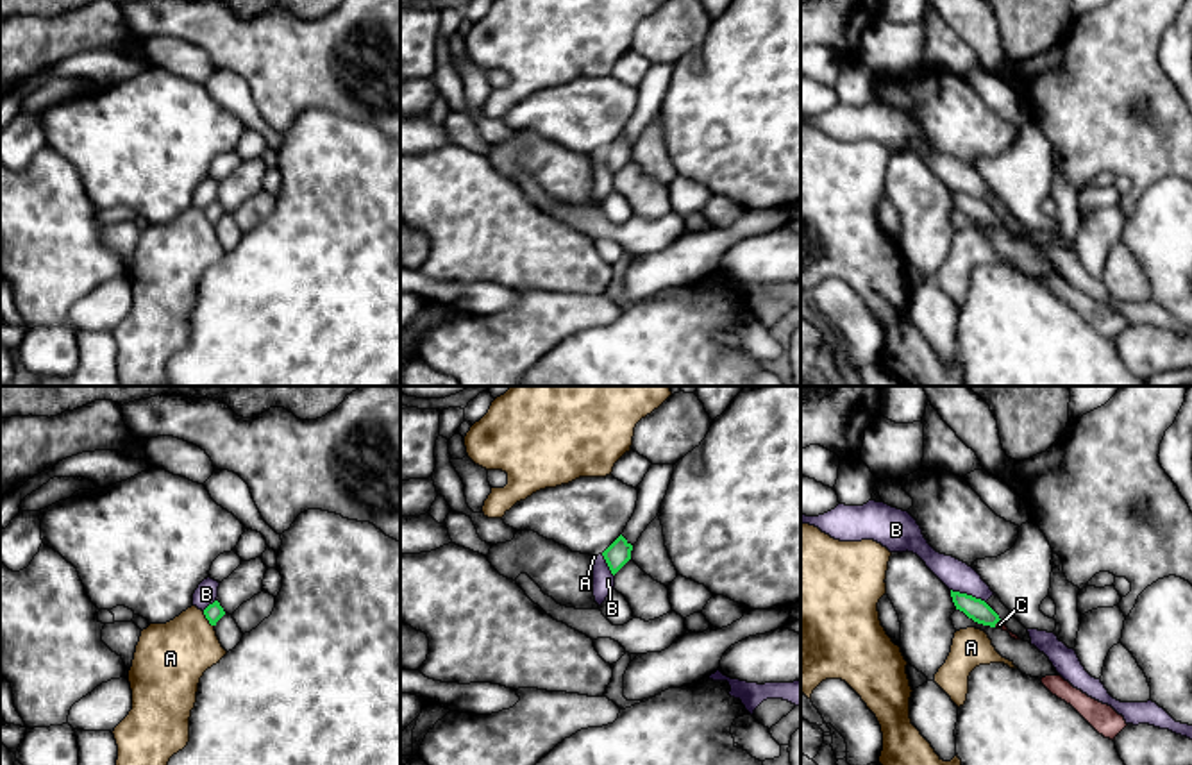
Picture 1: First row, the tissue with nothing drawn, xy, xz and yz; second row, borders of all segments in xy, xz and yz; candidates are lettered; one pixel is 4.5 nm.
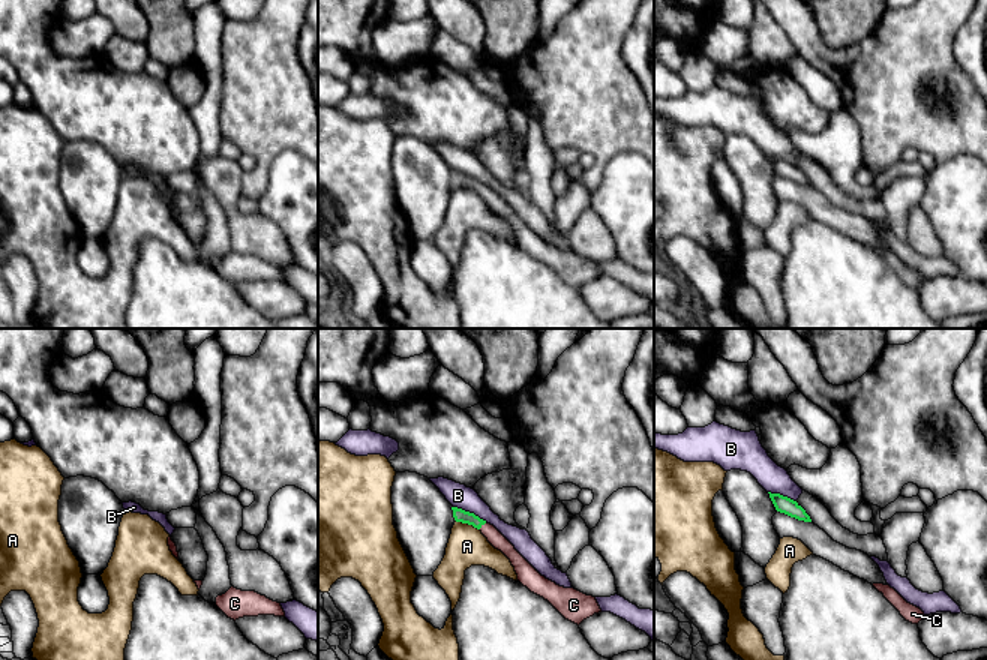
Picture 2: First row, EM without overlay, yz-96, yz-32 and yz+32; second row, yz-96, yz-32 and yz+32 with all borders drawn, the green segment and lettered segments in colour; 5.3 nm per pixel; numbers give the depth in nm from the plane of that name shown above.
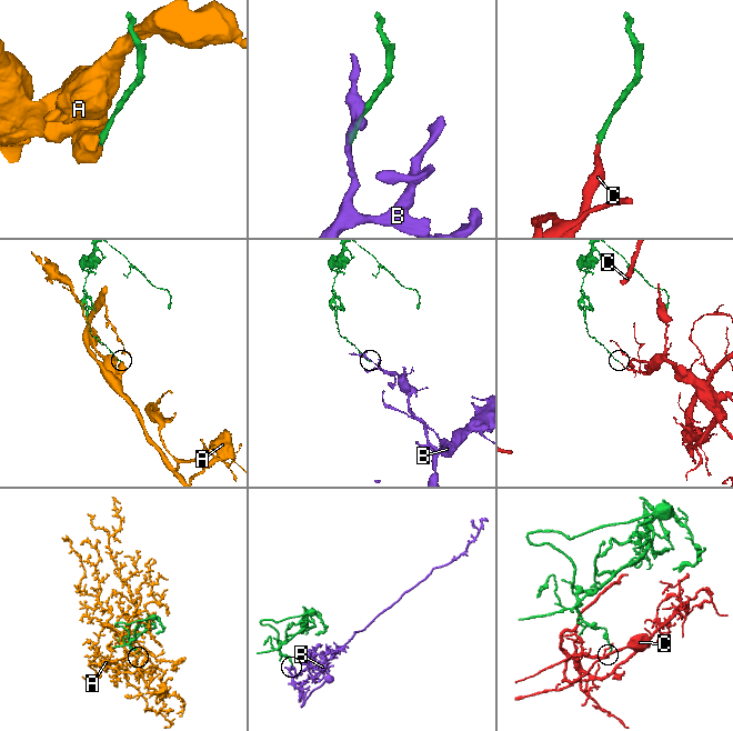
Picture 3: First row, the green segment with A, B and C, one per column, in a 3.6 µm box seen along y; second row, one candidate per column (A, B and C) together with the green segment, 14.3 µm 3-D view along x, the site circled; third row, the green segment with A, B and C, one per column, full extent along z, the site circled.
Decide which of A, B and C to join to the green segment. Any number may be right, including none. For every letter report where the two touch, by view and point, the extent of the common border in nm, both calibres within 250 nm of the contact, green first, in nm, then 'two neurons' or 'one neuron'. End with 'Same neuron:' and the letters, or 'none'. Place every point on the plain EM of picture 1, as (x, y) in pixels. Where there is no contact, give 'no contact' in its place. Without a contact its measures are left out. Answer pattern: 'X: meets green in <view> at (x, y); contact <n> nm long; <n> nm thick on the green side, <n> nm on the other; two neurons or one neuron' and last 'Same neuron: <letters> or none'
A: meets green in xy at (206, 217); contact 90 nm long; 80 nm thick on the green side, 320 nm on the other; two neurons
B: meets green in yz at (969, 195); contact 170 nm long; 100 nm thick on the green side, 140 nm on the other; two neurons
C: meets green in yz at (996, 222); contact 40 nm long; 100 nm thick on the green side, 30 nm on the other; two neurons
Same neuron: none

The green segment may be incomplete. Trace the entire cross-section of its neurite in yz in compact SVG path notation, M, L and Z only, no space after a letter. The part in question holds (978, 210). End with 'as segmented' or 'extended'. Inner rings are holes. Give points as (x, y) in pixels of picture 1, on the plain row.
M953 189L951 197L956 209L963 211L974 222L990 227L995 227L995 223L1001 222L999 214L985 200Z; as segmented

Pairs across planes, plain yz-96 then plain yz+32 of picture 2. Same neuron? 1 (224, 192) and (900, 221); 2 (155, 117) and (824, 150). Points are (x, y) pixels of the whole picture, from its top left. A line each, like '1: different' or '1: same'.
1: different
2: different

